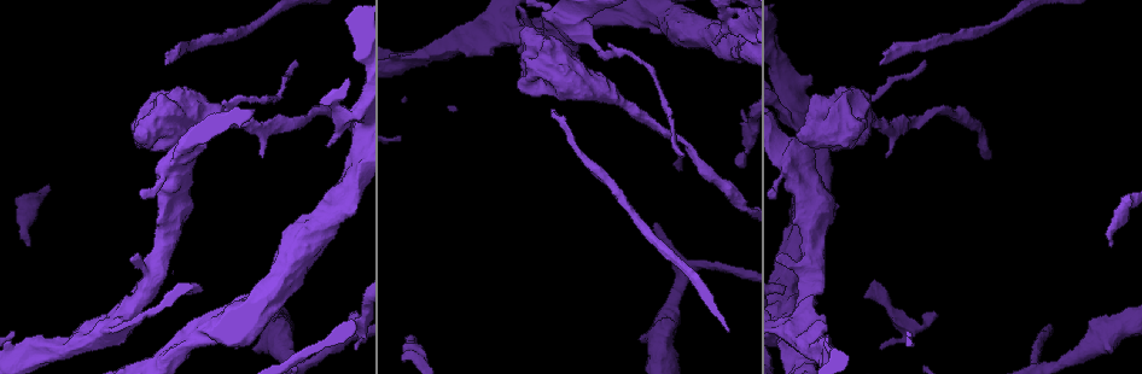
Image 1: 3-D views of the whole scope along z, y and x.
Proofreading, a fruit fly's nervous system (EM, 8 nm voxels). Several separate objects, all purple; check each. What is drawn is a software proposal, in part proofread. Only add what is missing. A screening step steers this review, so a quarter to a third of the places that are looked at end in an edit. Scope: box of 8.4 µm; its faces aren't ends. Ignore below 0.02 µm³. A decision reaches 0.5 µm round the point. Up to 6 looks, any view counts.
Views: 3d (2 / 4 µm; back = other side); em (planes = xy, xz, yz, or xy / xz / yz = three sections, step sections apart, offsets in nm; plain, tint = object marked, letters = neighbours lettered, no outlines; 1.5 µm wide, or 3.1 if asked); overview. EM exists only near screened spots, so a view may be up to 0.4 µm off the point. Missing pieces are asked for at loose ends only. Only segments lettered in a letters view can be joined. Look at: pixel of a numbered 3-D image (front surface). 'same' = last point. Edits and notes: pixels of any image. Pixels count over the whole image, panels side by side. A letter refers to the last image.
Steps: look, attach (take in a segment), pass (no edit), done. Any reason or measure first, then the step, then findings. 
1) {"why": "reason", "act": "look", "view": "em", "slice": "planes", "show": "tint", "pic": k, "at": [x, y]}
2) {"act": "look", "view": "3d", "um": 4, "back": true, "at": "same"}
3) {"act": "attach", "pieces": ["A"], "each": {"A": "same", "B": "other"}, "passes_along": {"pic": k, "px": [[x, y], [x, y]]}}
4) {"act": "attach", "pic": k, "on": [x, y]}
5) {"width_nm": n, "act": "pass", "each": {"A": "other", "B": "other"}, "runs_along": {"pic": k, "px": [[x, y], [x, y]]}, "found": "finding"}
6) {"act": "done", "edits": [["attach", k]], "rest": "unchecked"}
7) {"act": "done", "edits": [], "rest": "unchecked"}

{"why": "branch stops here", "act": "look", "view": "em", "slice": "yz", "step": 4, "show": "letters", "pic": 1, "at": [553, 112]}

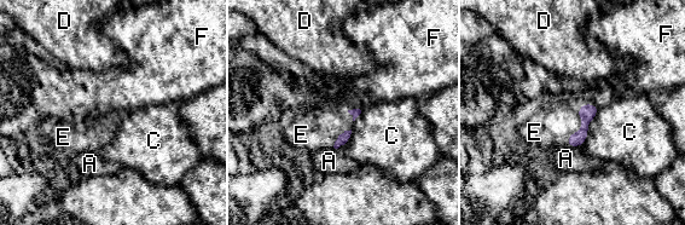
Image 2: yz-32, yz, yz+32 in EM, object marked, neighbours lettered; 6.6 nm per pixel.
{"act": "attach", "pieces": ["E"], "each": {"A": "other", "C": "other", "D": "other", "E": "same", "F": "other"}, "passes_along": {"pic": 2, "px": [[342, 139], [336, 140], [301, 134]]}, "found": "the cell continues"}

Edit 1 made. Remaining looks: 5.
{"why": "redraw", "act": "look", "view": "overview"}

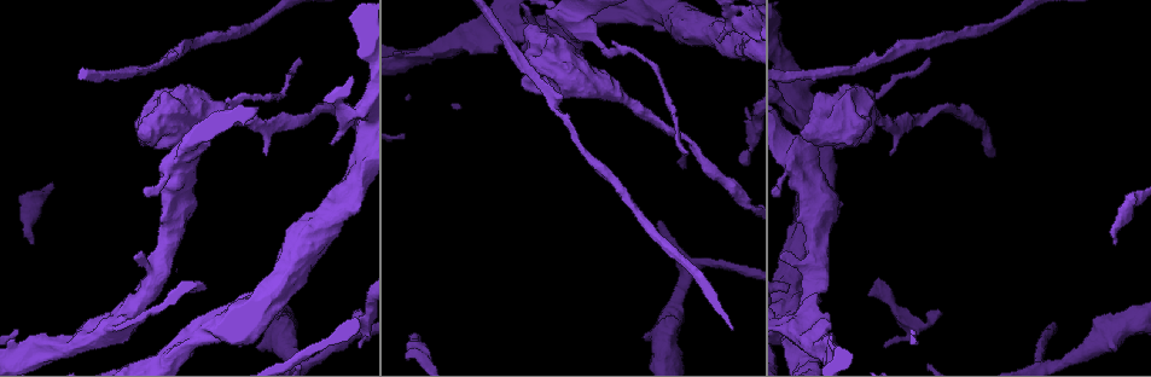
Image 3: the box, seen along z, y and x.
{"why": "long arm stops here", "act": "look", "view": "em", "slice": "planes", "show": "letters", "pic": 3, "at": [689, 151]}

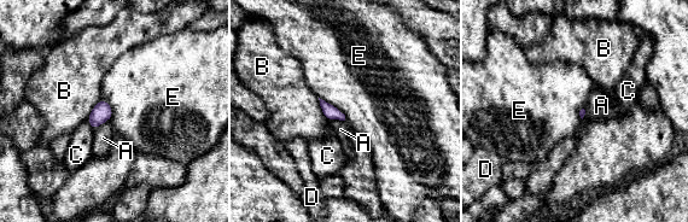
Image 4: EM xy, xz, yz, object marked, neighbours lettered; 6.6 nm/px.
{"act": "pass", "each": {"A": "other", "B": "other", "C": "other", "D": "other", "E": "other"}, "found": "none of them fits"}

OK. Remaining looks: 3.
{"why": "free end", "act": "look", "view": "em", "slice": "planes", "show": "letters", "pic": 3, "at": [421, 339]}

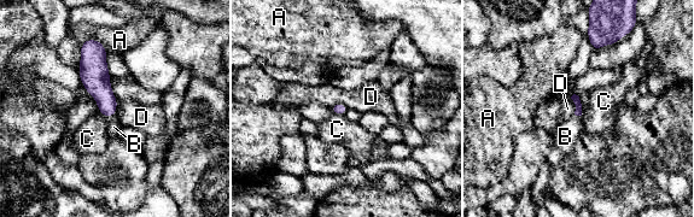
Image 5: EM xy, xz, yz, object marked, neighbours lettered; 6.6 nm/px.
{"act": "attach", "pieces": ["B"], "each": {"A": "other", "B": "same", "C": "other", "D": "other"}, "passes_along": {"pic": 5, "px": [[97, 81], [110, 116], [114, 127]]}, "found": "it goes on there"}

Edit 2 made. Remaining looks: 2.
{"act": "done", "edits": [["attach", 2], ["attach", 5]], "rest": "unchecked"}

